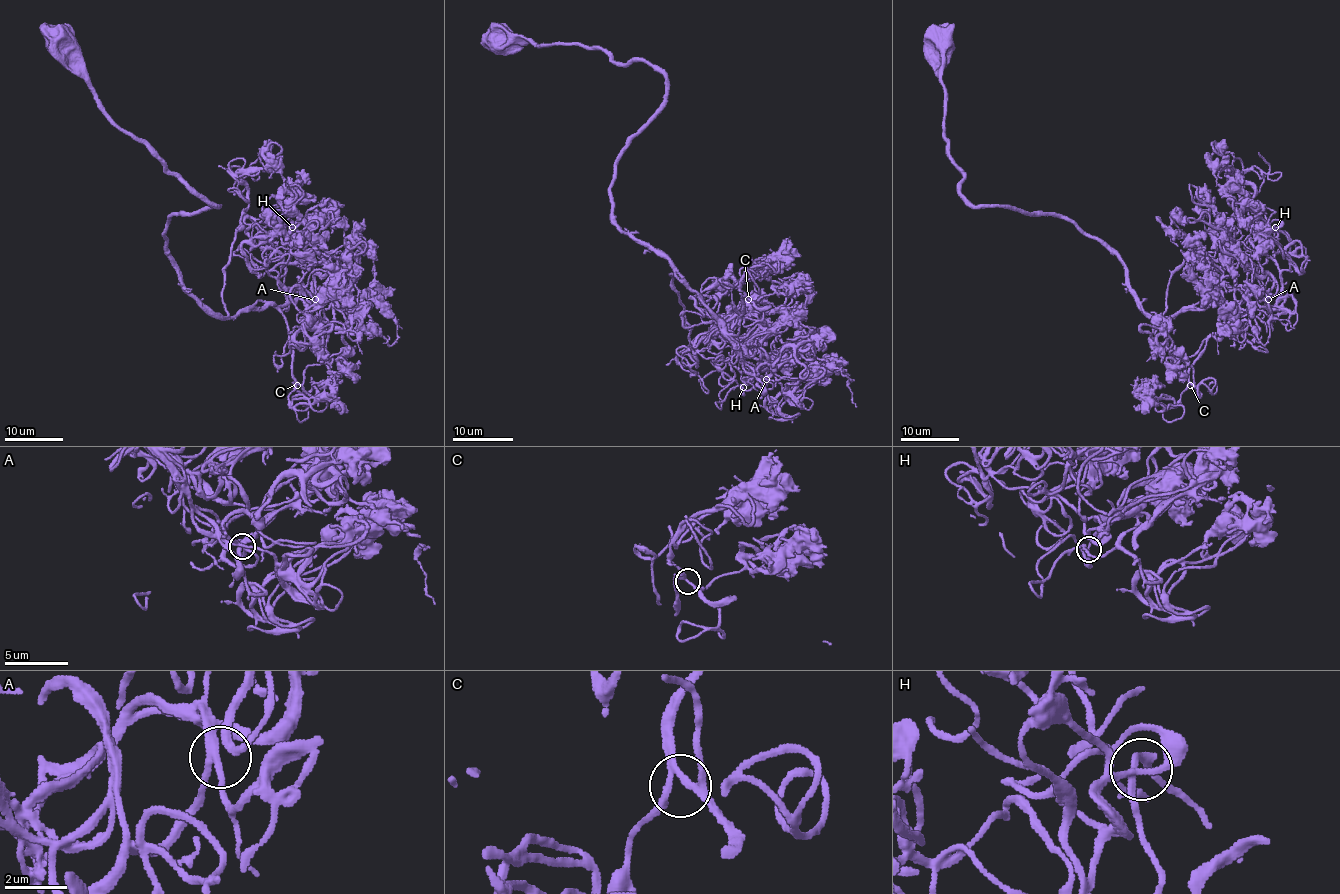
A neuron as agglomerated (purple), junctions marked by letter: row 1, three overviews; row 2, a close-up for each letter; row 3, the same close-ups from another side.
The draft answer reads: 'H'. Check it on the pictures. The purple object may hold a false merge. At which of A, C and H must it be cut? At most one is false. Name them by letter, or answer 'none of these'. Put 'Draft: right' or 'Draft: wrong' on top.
Draft: wrong
none of these

